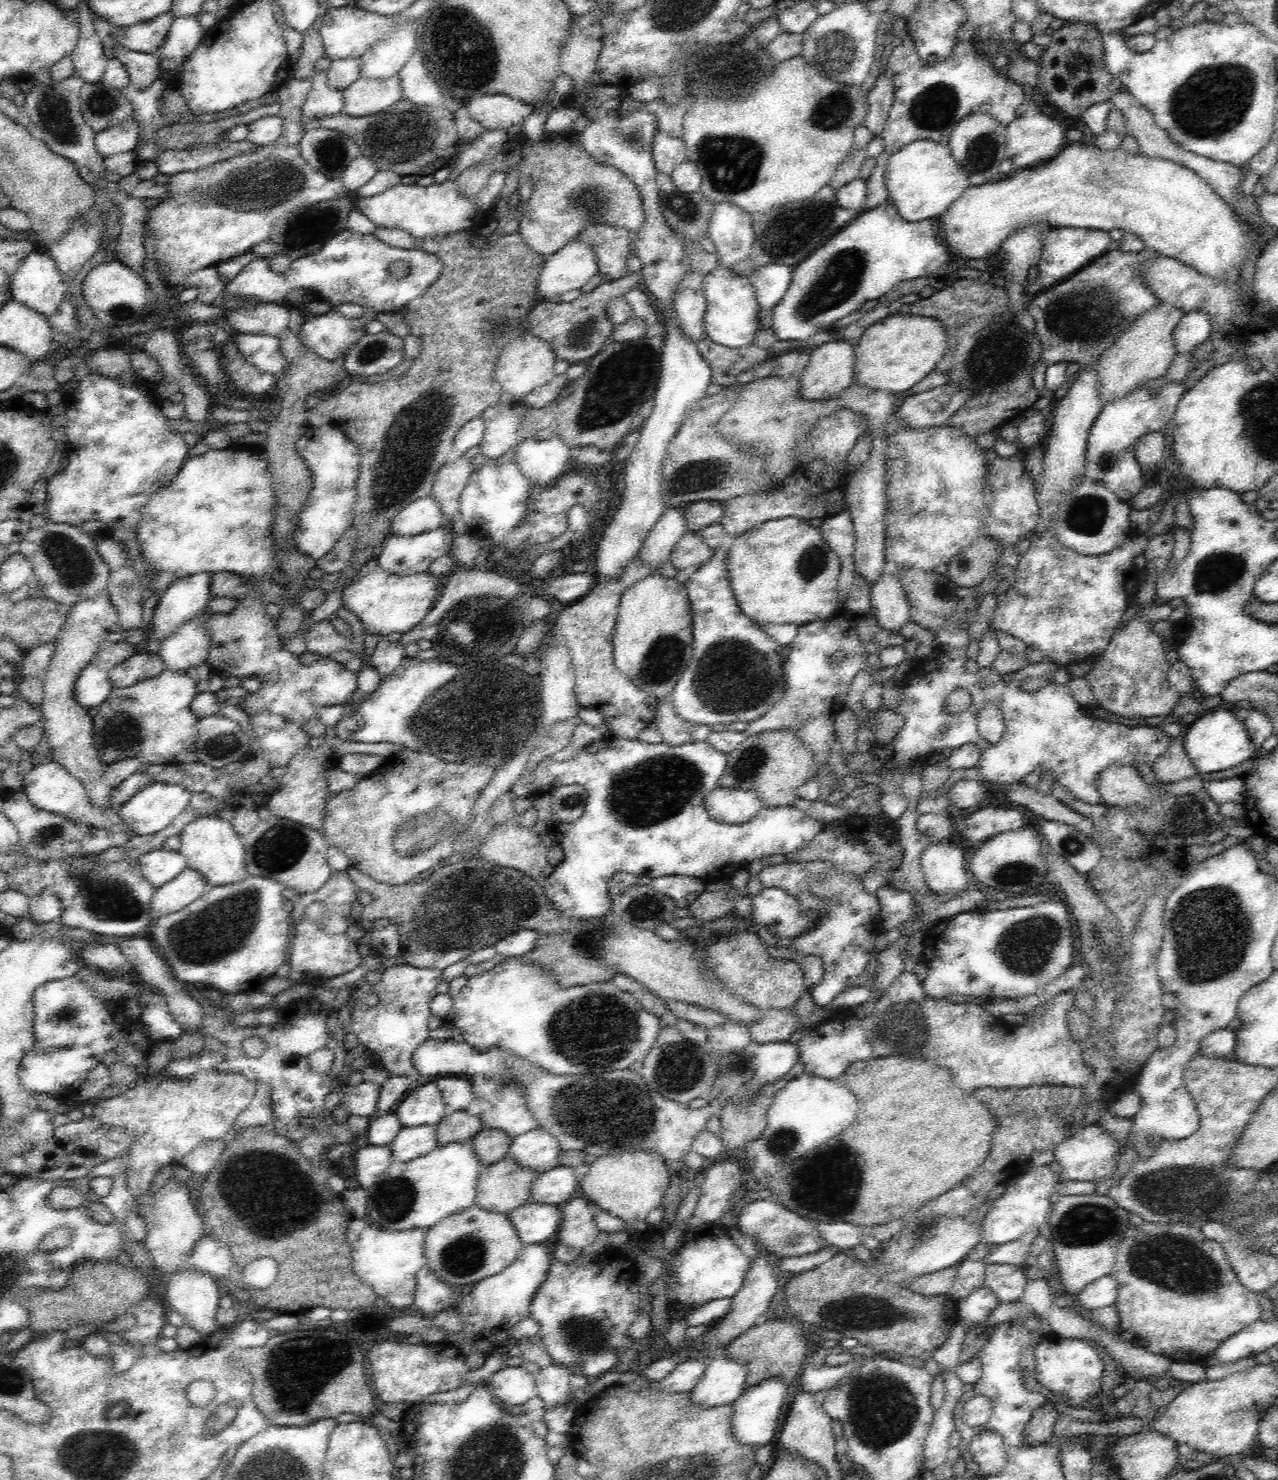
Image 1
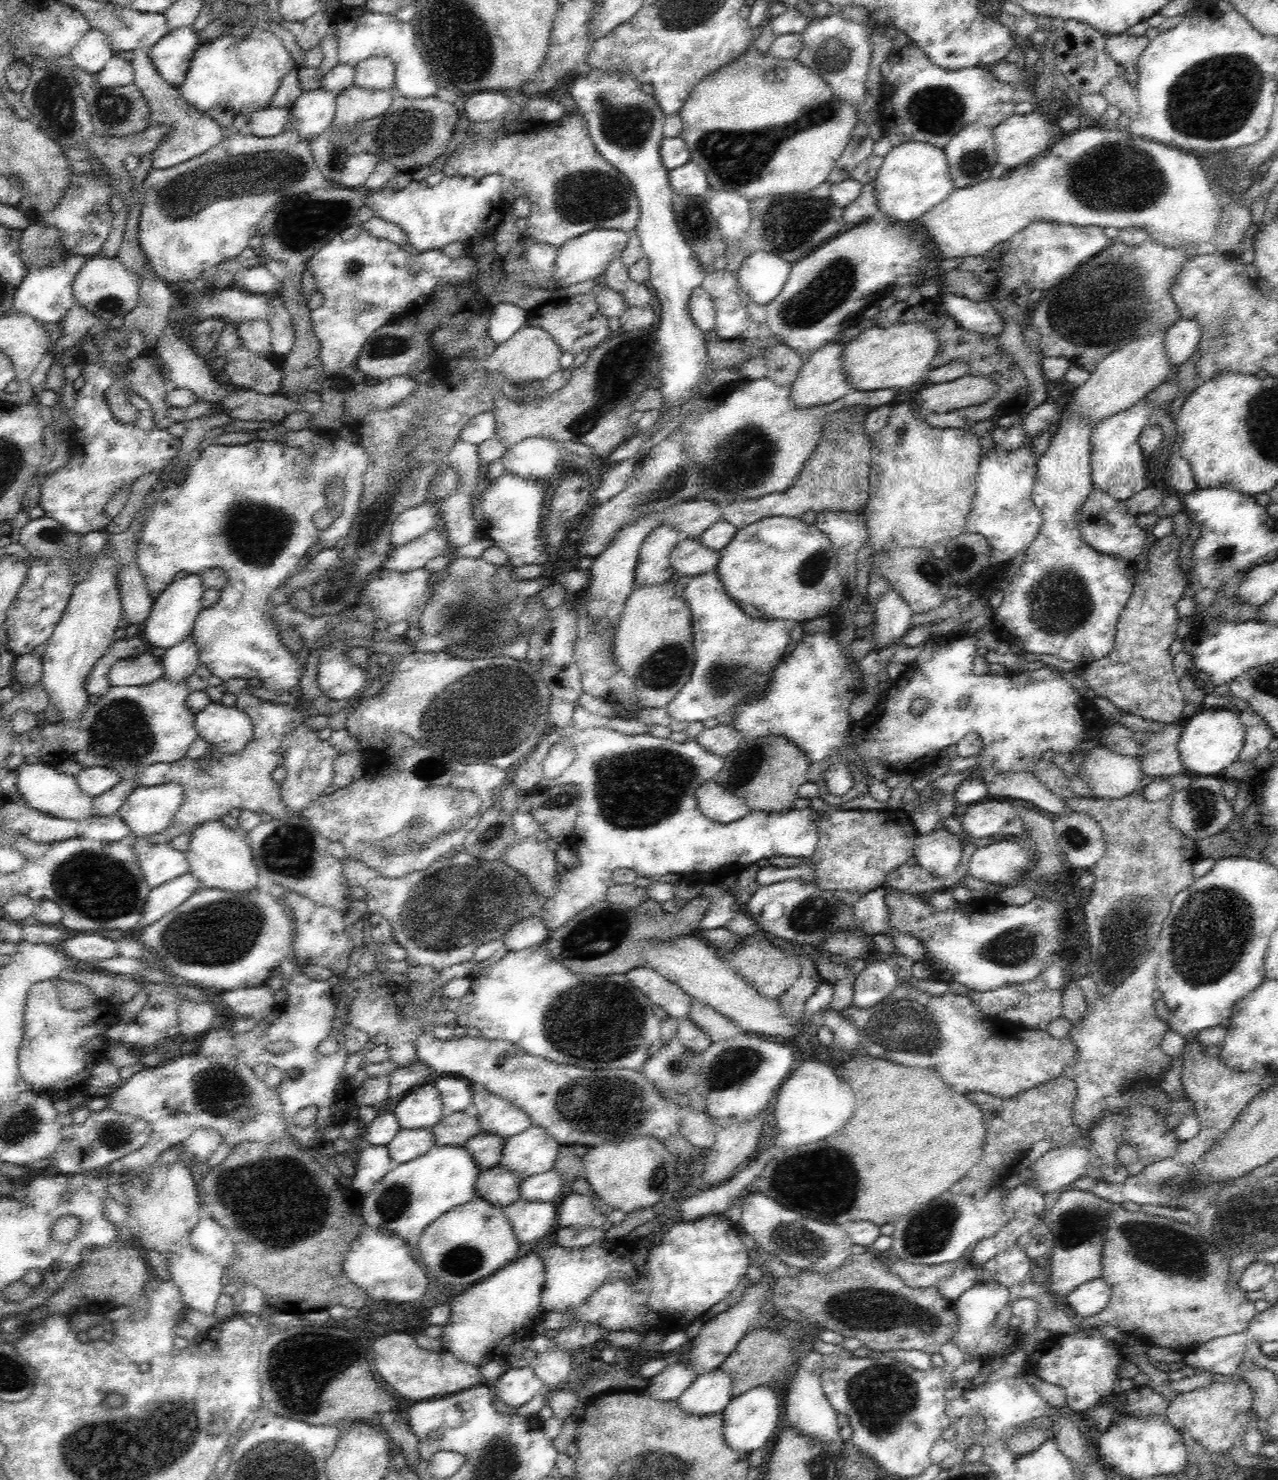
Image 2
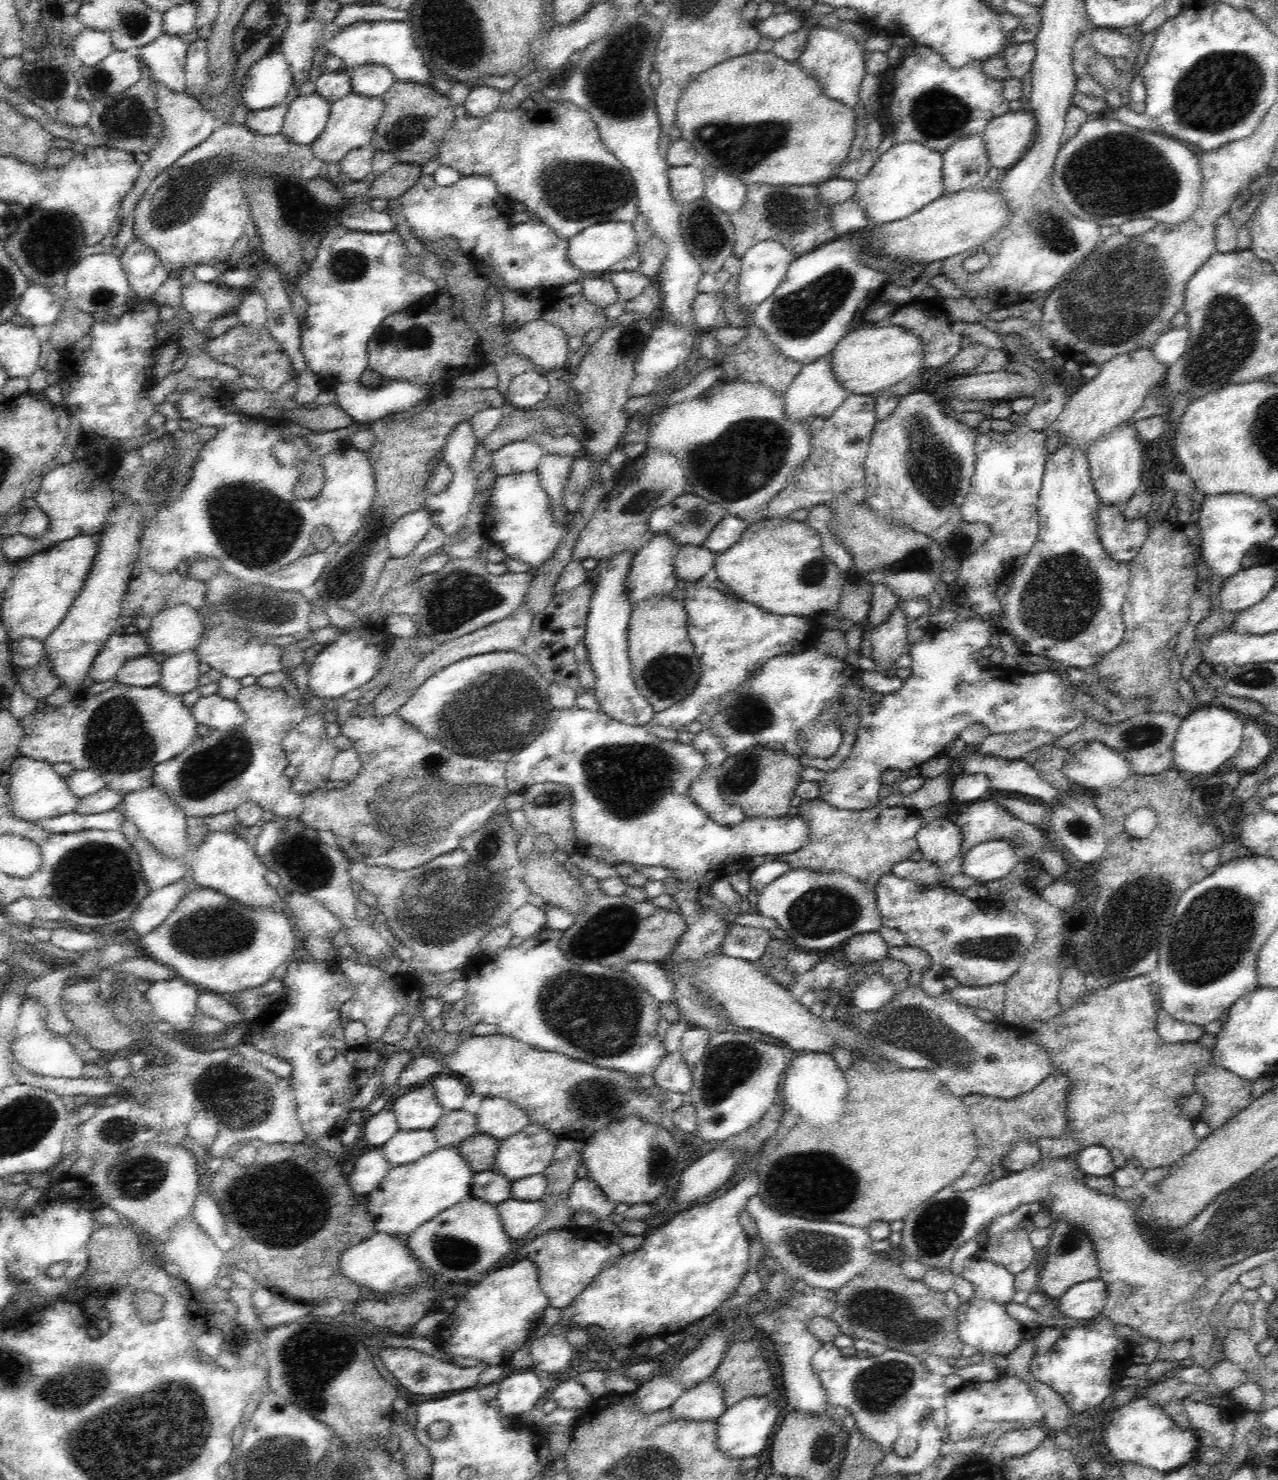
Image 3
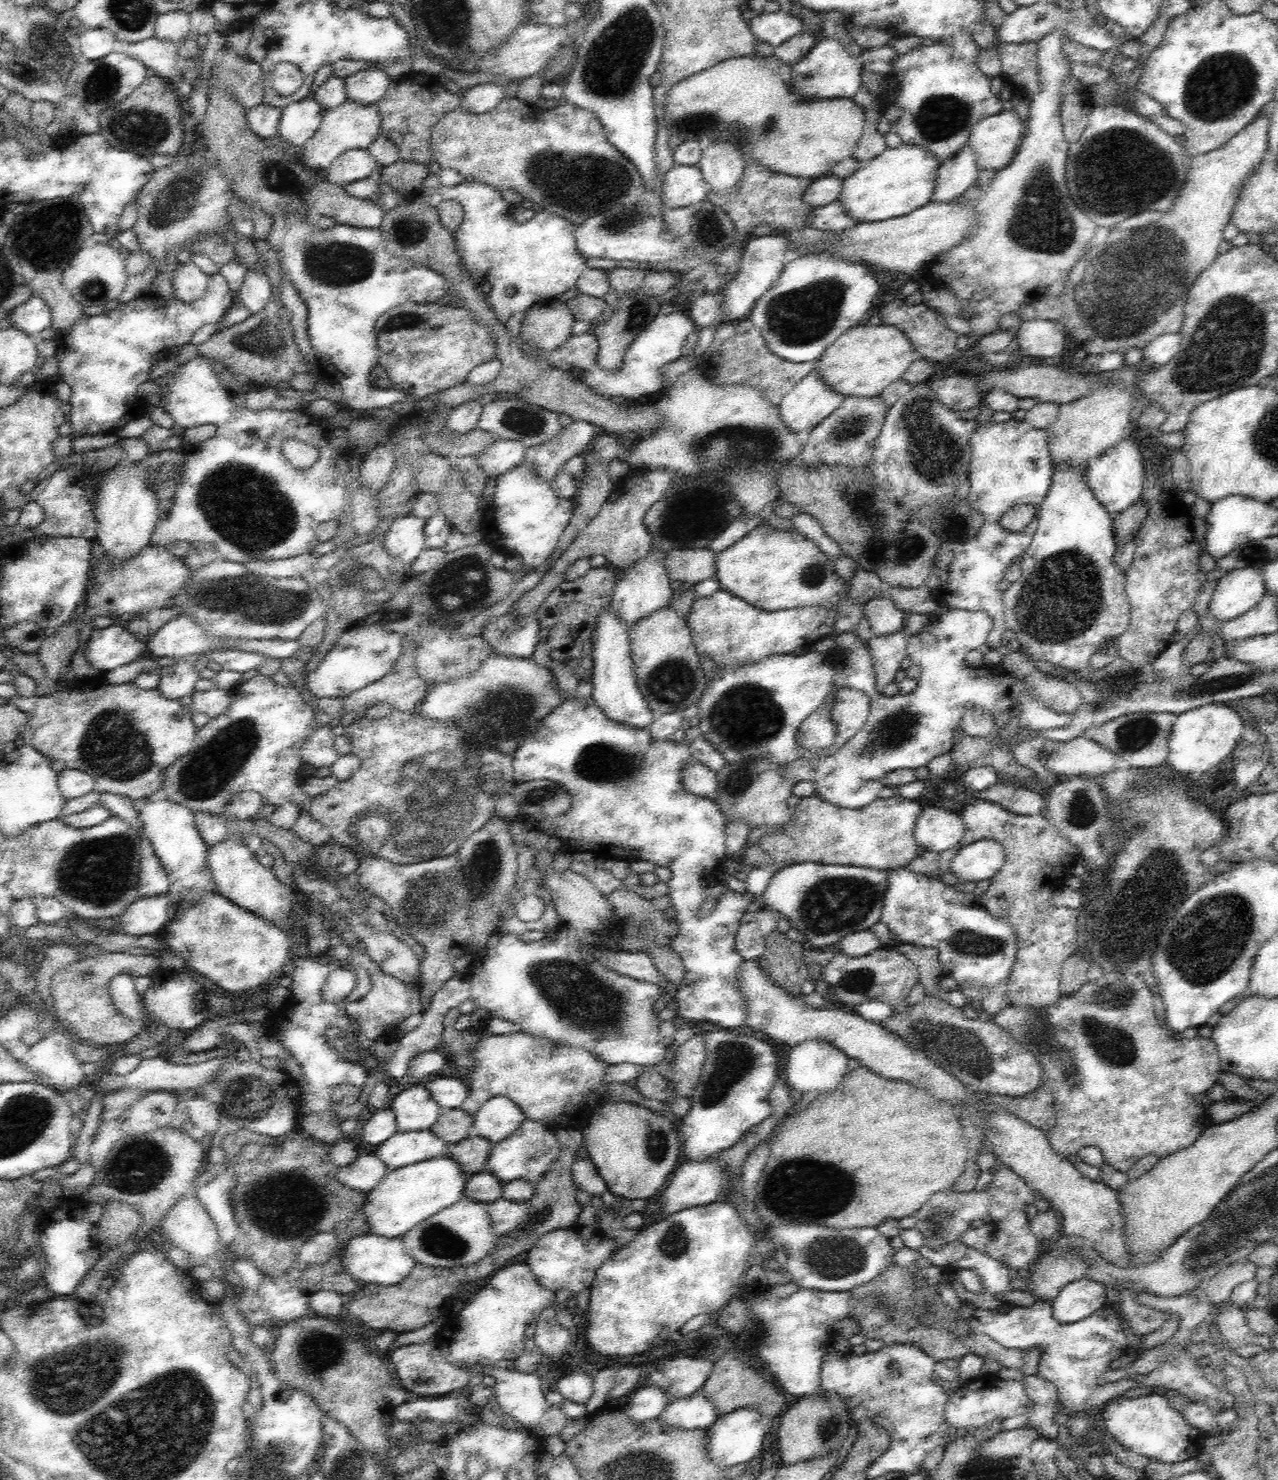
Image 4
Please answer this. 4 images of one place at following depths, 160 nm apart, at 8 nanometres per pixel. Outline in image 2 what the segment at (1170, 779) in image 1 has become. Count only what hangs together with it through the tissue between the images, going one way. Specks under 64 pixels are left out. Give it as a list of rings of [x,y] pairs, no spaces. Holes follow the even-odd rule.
[[[1184,721],[1166,723],[1163,730],[1141,732],[1142,751],[1139,757],[1142,772],[1151,780],[1186,772],[1178,751]]]

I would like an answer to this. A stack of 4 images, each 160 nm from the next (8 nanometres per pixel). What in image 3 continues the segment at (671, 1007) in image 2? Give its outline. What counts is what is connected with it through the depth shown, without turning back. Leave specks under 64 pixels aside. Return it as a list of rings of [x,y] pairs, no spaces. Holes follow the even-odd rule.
[[[635,961],[624,968],[659,1003],[674,1003],[674,982],[662,963]]]

